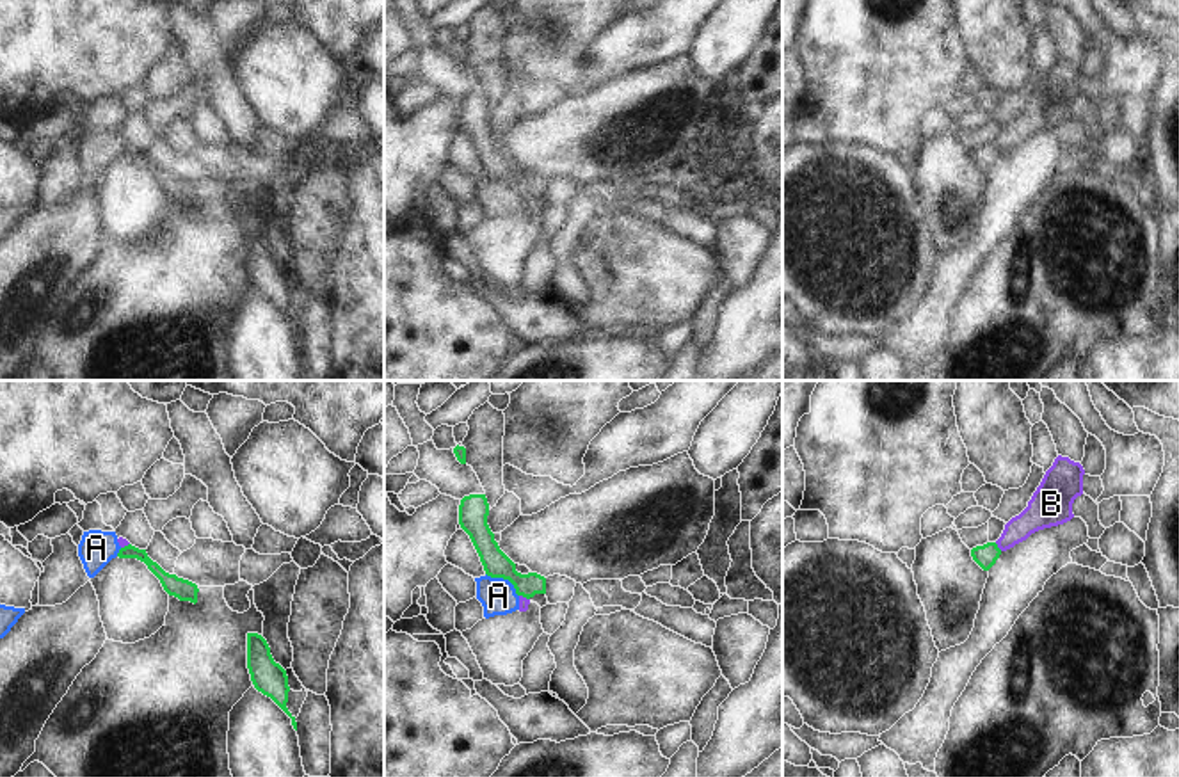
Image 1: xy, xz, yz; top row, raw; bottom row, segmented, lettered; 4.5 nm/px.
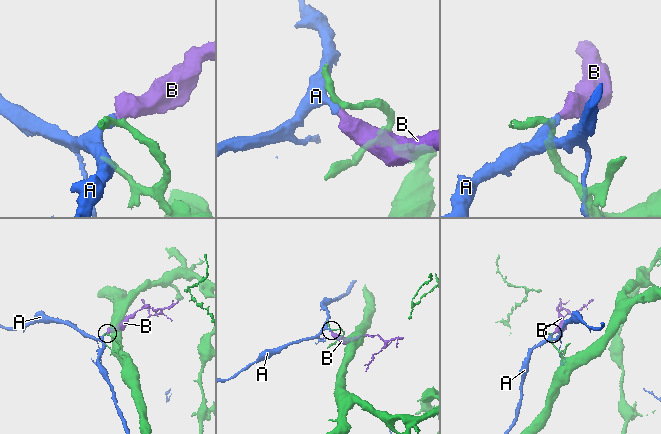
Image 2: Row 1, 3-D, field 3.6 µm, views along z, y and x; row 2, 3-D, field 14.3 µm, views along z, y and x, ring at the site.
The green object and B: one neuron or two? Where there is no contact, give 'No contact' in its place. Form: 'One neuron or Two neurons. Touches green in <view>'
Two neurons. Touches green in yz

